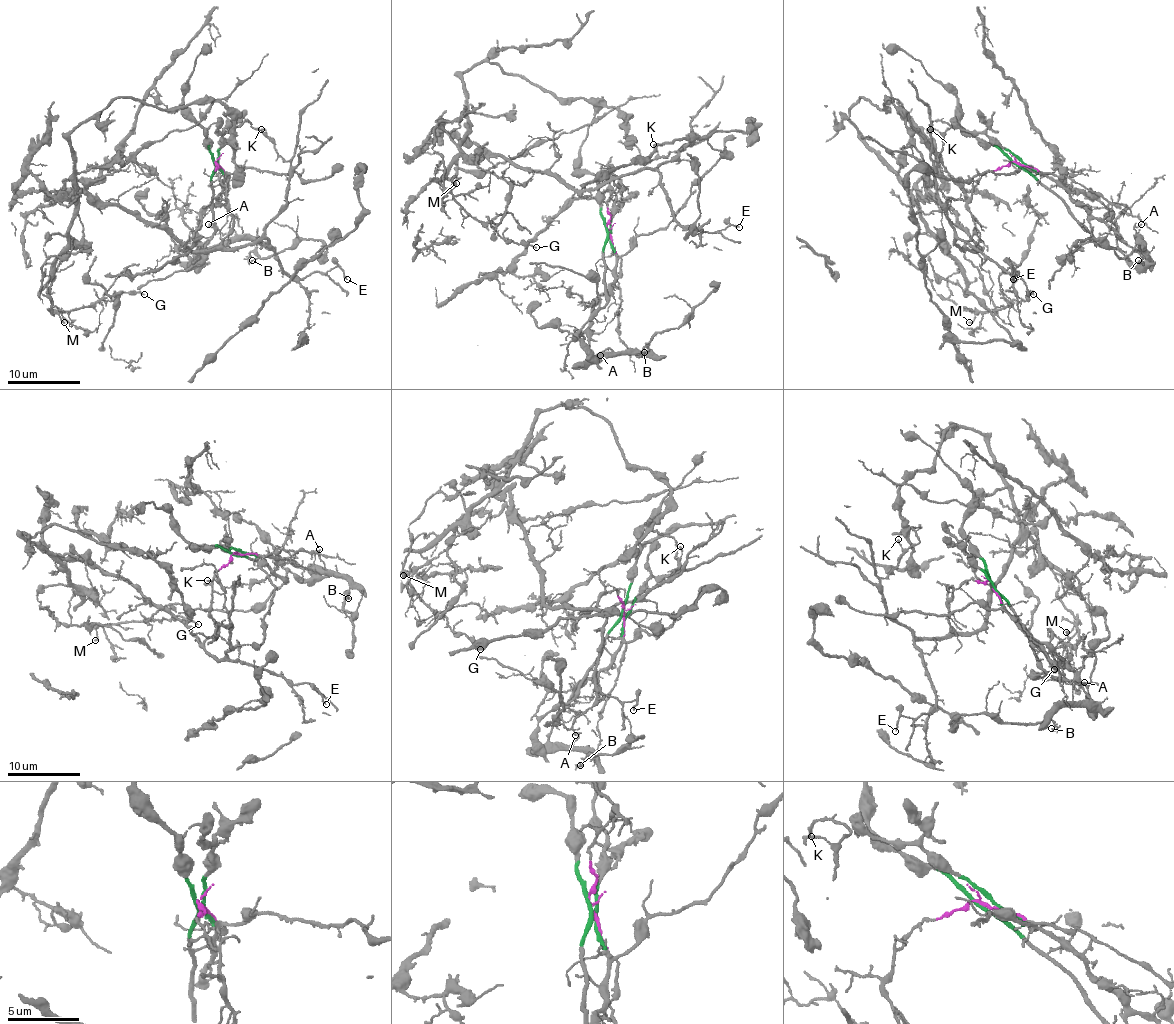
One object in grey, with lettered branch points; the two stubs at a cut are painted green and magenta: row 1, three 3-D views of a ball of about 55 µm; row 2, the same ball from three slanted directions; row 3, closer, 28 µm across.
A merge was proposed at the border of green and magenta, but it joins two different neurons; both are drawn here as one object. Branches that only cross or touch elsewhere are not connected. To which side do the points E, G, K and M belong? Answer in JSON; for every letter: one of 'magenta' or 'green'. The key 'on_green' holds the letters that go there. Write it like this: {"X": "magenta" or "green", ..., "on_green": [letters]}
{"E": "magenta", "G": "magenta", "K": "magenta", "M": "magenta", "on_green": []}

